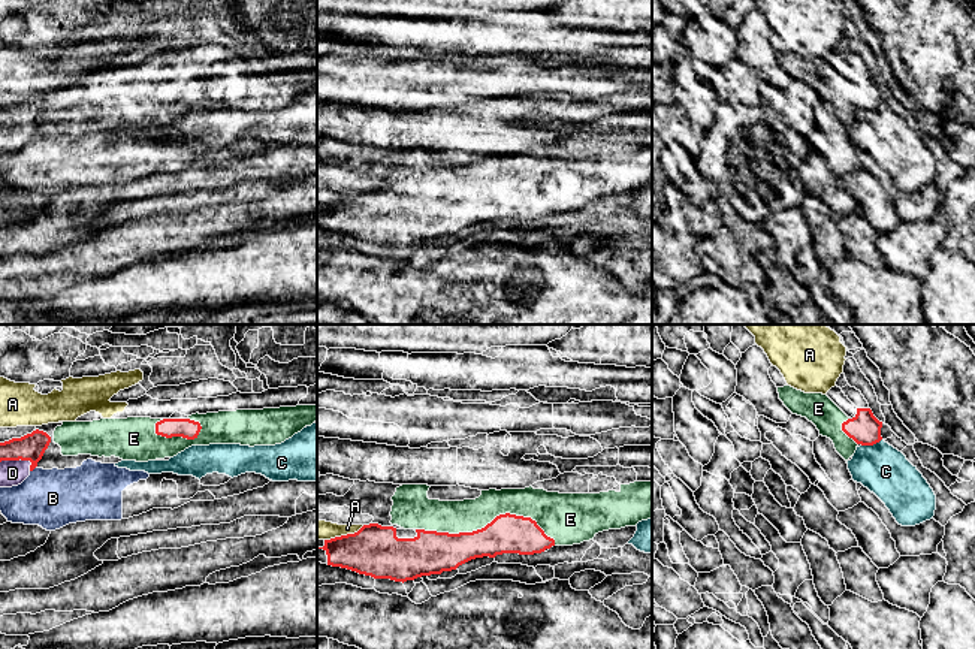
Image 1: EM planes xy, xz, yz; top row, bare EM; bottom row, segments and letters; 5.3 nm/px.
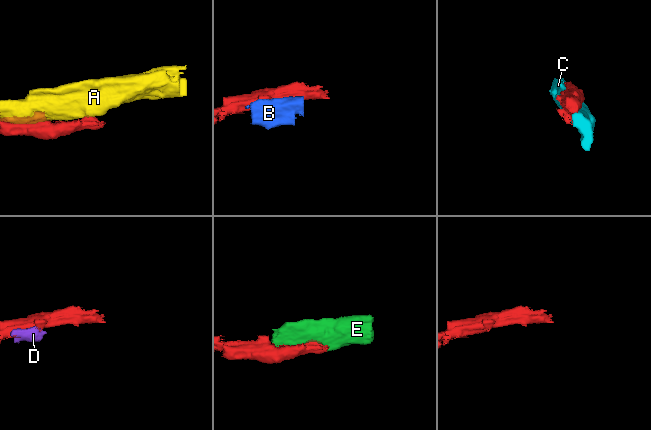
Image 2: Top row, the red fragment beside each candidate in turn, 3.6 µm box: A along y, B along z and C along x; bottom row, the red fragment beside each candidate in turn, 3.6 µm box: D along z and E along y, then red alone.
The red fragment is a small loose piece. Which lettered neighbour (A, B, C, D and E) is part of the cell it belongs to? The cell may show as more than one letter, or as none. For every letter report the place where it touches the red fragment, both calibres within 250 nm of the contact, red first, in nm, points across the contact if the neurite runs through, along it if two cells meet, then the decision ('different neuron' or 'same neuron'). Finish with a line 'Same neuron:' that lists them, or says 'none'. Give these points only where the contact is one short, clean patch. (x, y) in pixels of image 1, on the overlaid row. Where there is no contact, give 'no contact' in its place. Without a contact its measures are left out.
A: xz (344, 536) | 280/110 nm | along xz (364, 525), (353, 533), (325, 540) | different neuron
B: xy (32, 470) | 140/320 nm | along xy (35, 467), (30, 471) | different neuron
C: yz (871, 444) | 170/260 nm | different neuron
D: xy (17, 459) | 140/140 nm | same neuron
E: xz (488, 524) | 220/180 nm | same neuron
Same neuron: D, E

